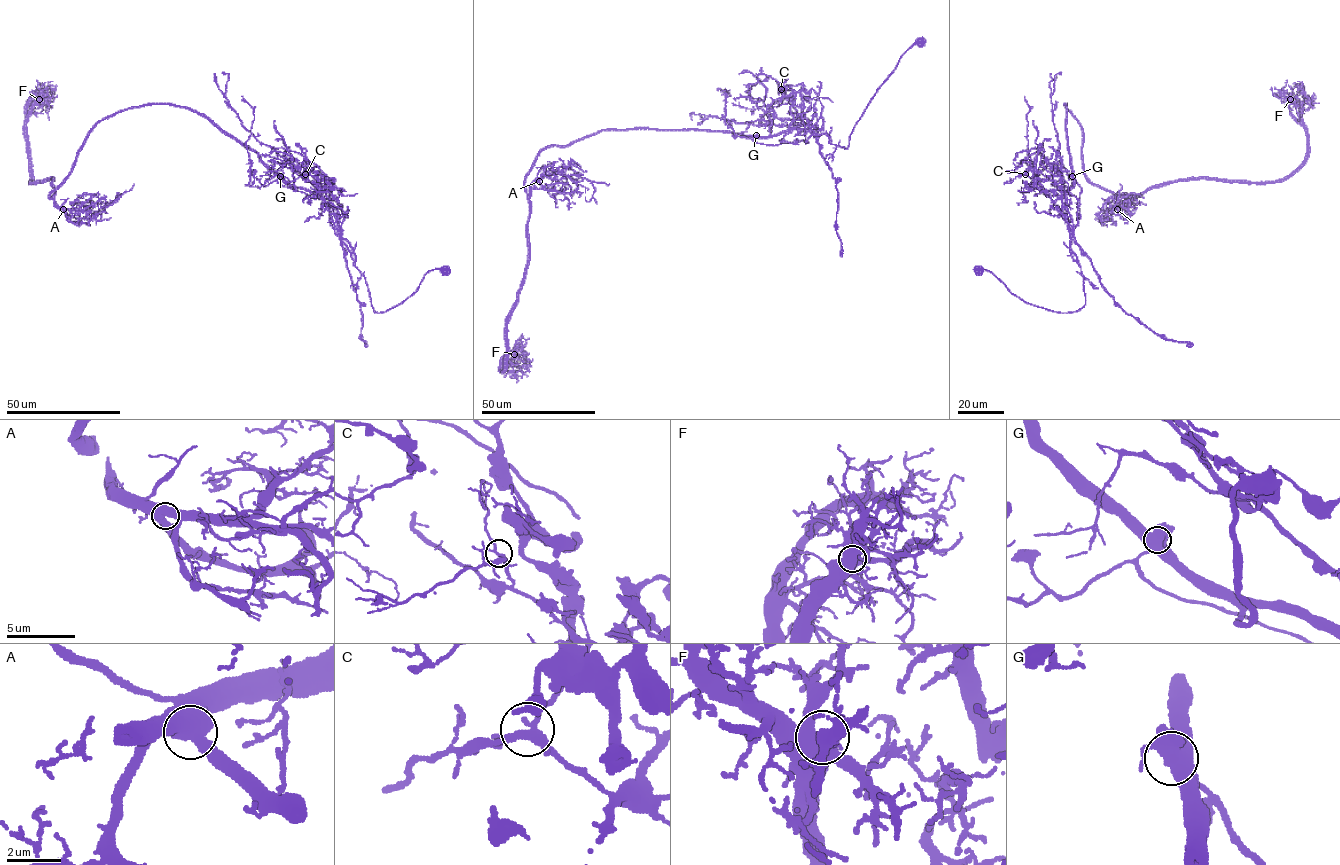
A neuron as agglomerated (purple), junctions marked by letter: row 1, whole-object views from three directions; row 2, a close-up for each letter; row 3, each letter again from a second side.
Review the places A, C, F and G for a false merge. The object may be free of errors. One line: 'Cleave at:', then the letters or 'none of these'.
Cleave at: G

